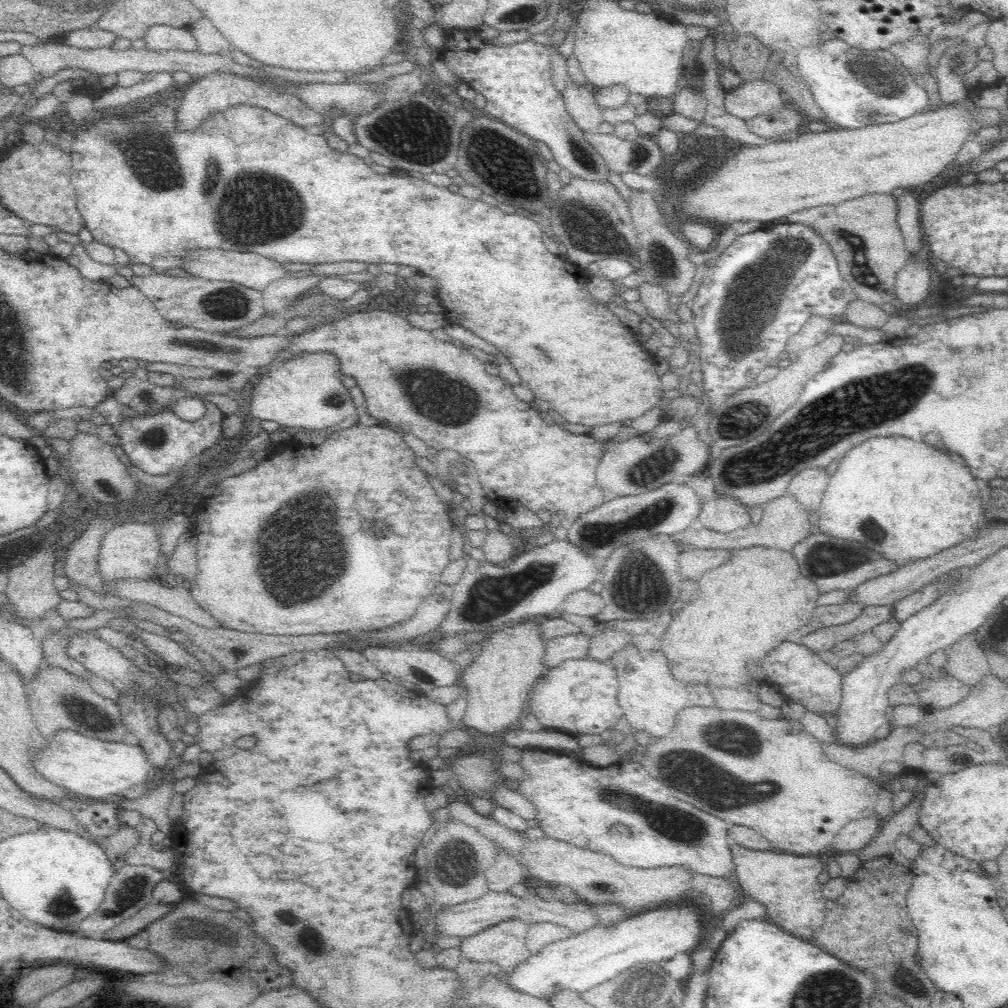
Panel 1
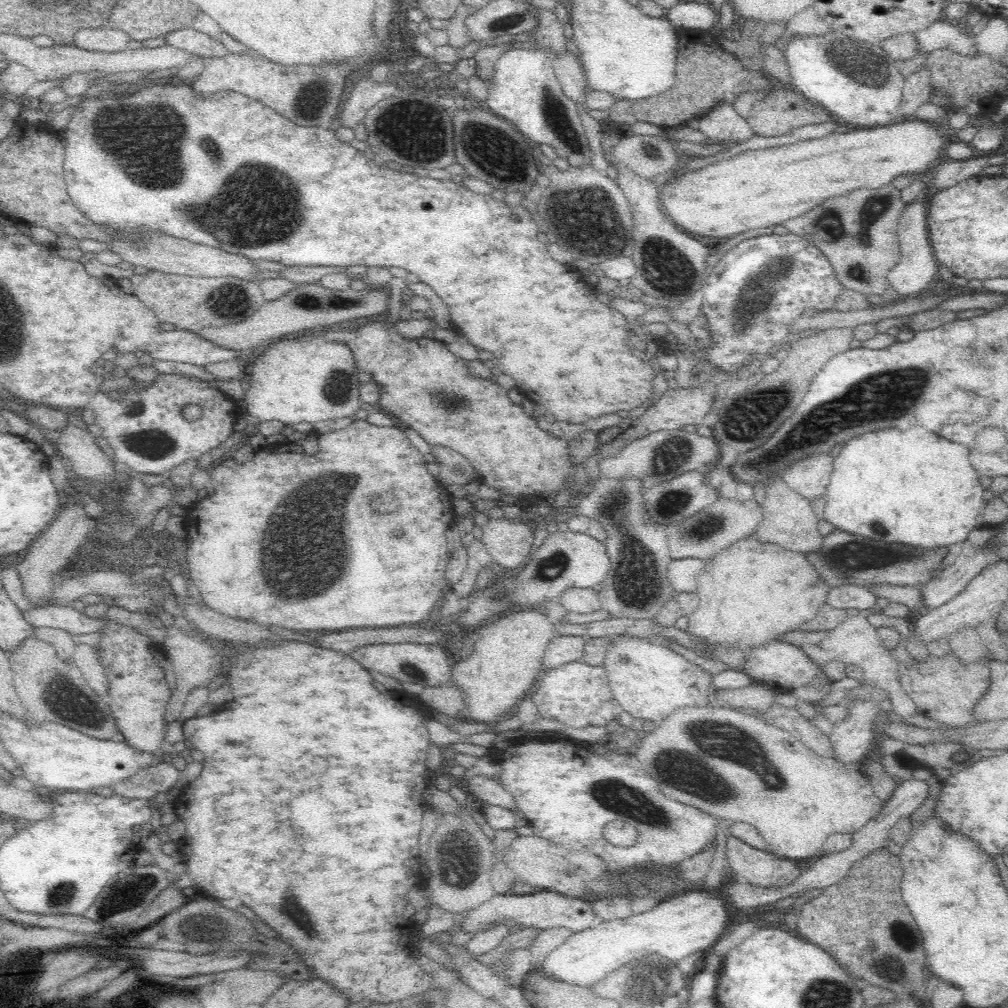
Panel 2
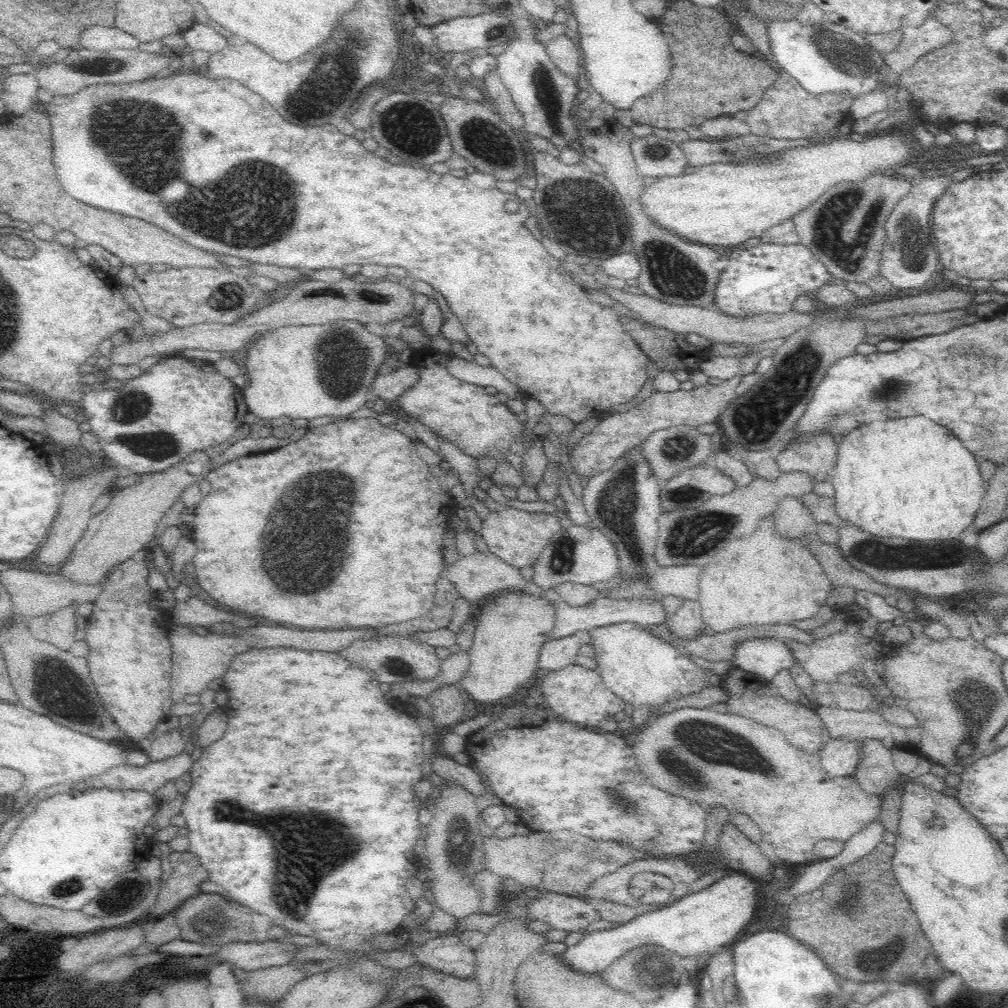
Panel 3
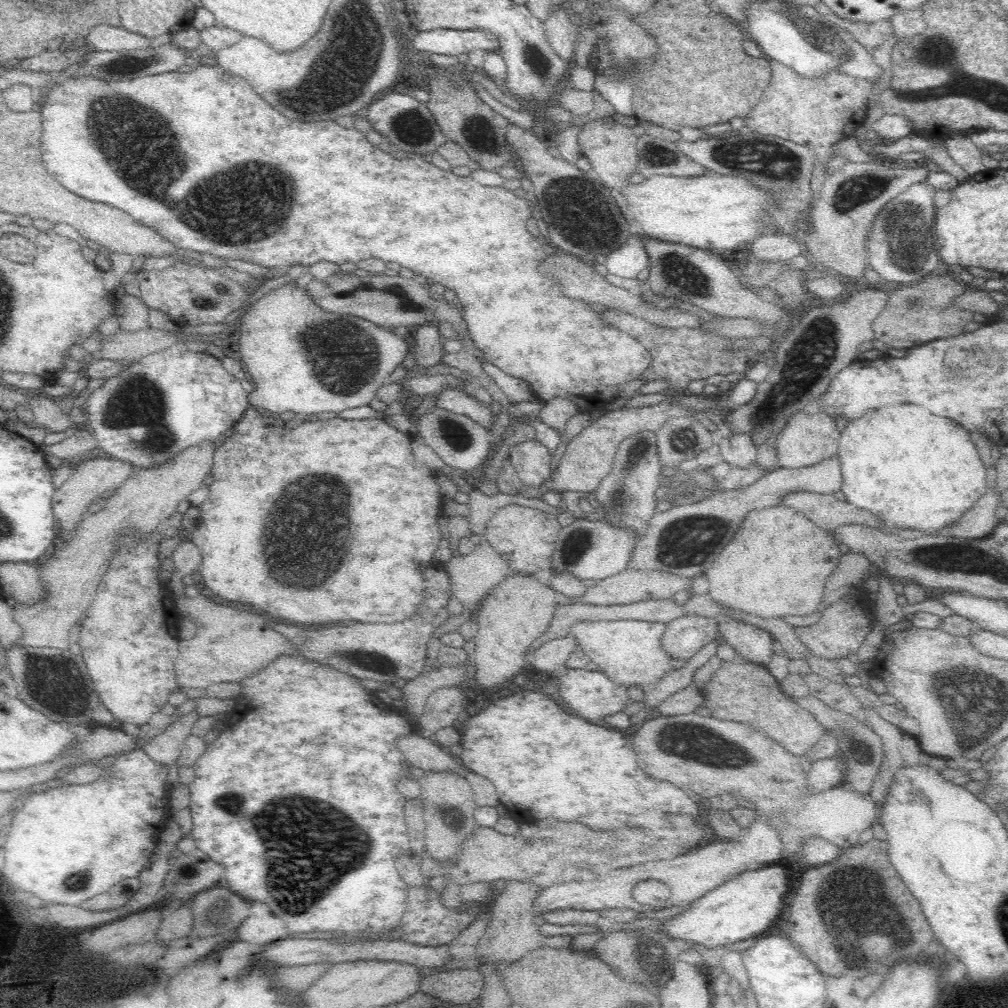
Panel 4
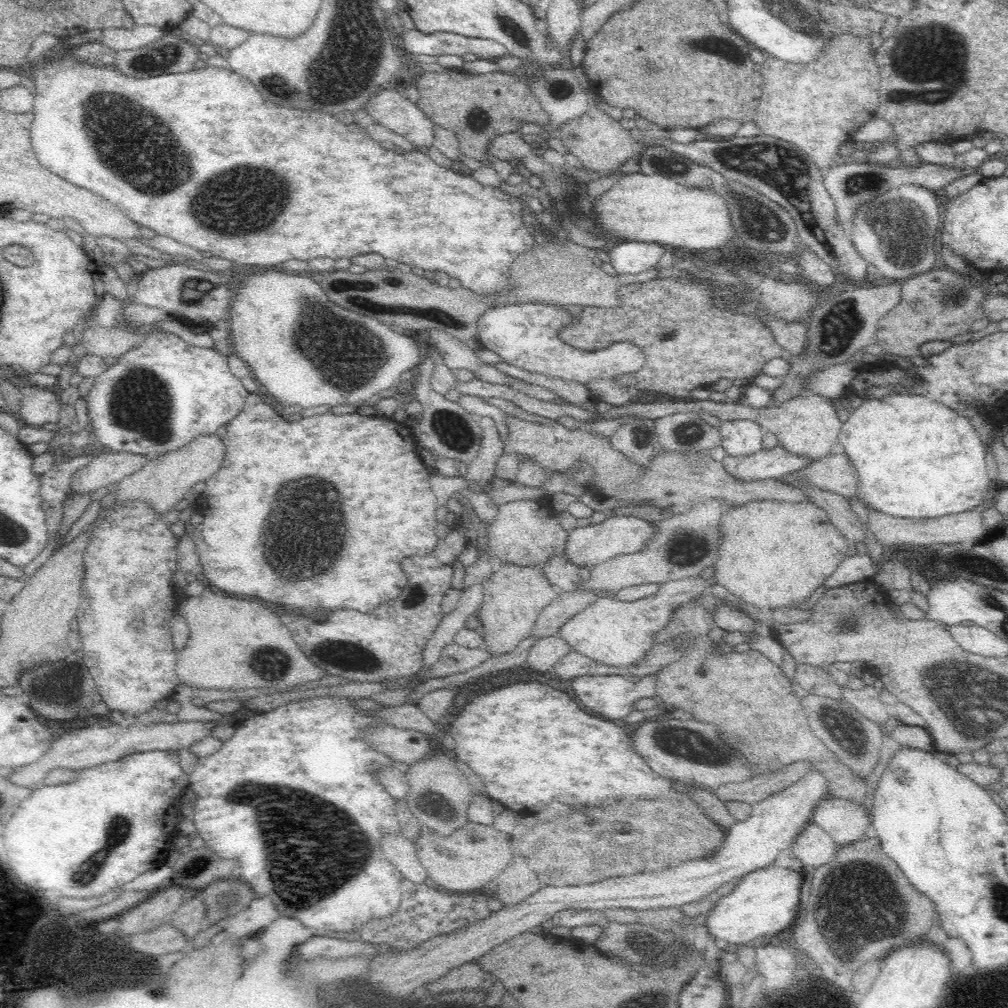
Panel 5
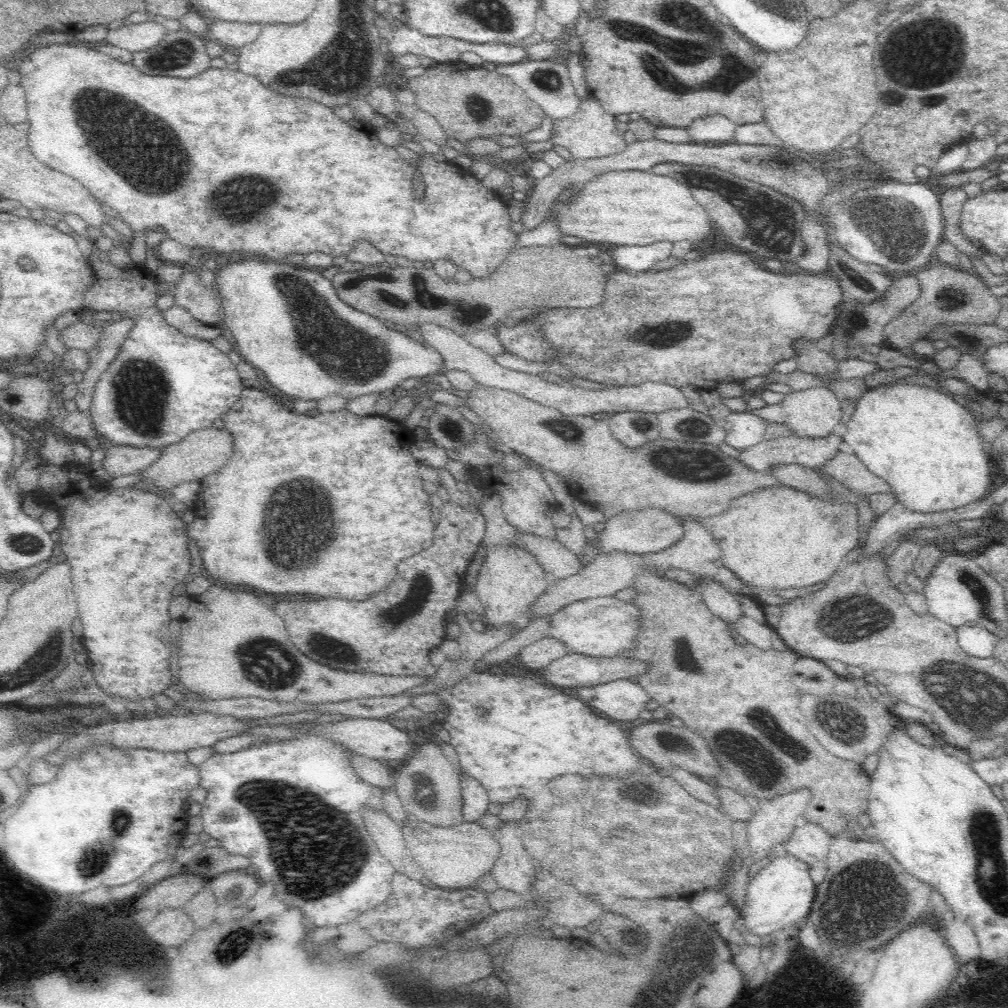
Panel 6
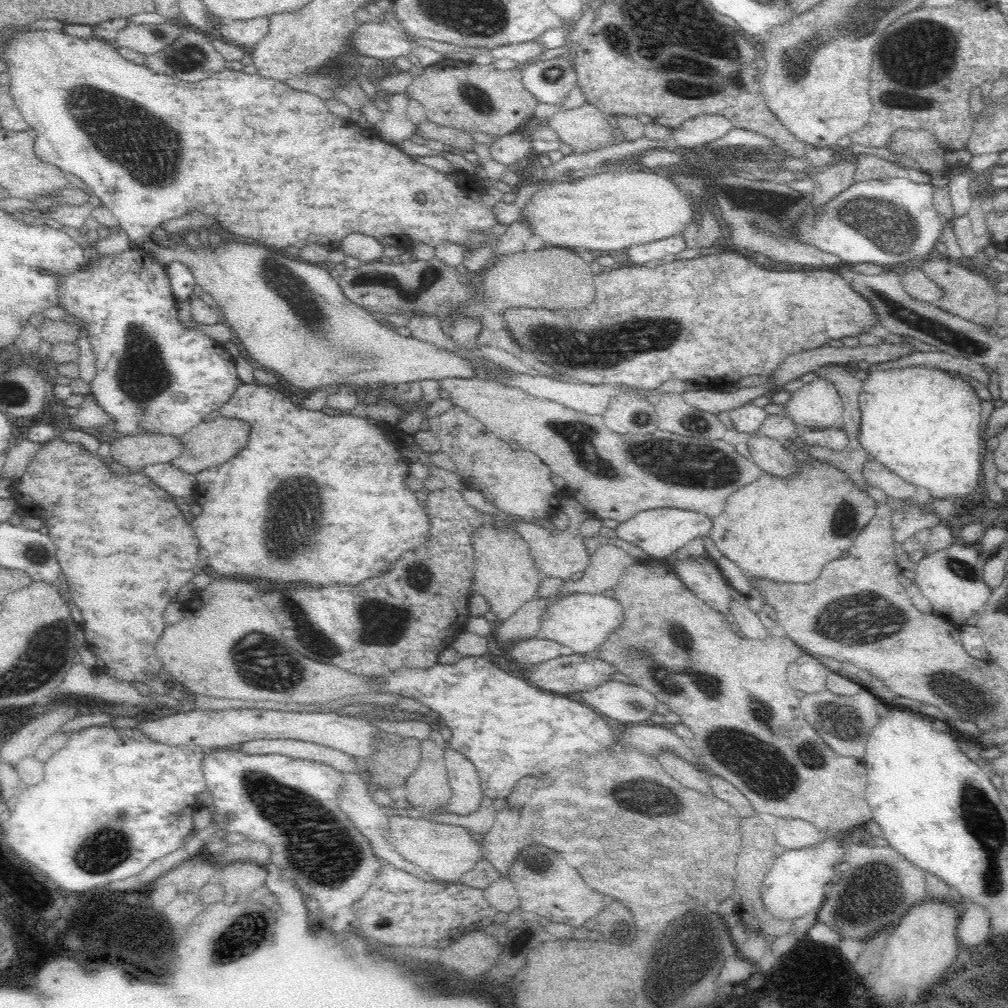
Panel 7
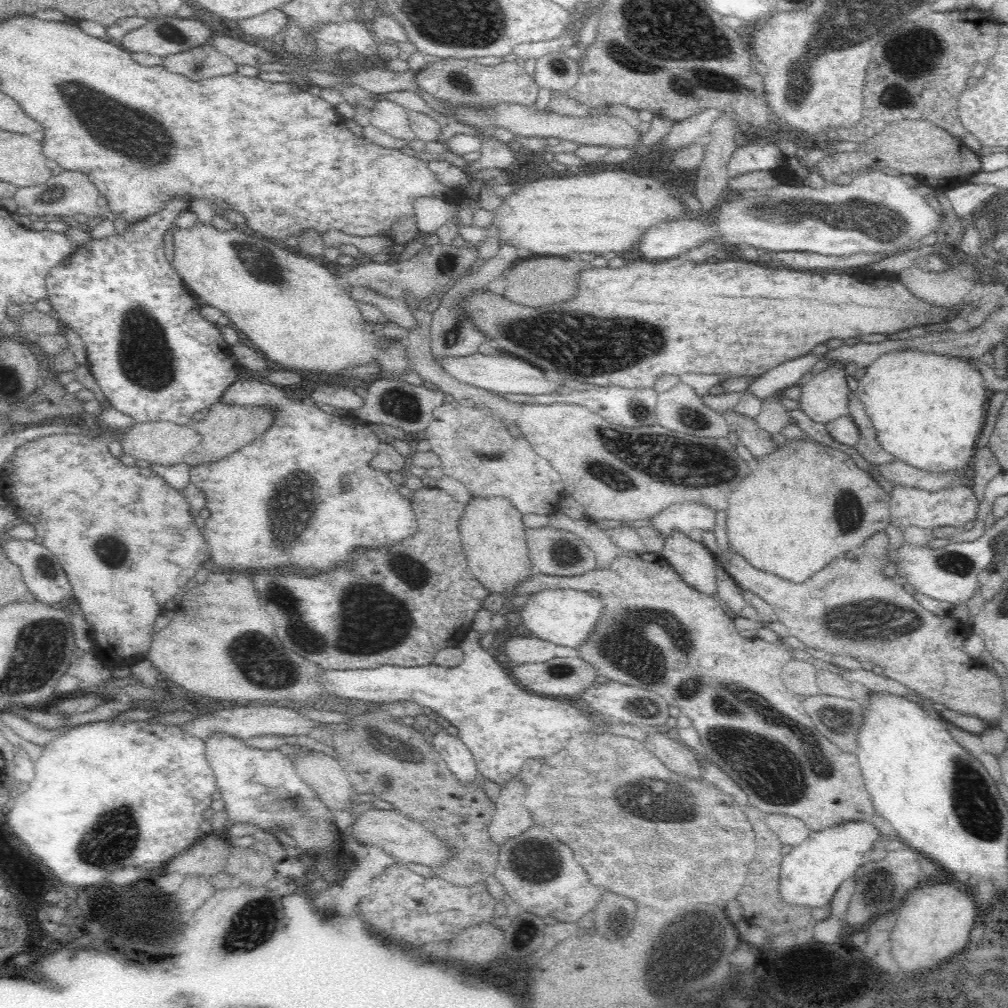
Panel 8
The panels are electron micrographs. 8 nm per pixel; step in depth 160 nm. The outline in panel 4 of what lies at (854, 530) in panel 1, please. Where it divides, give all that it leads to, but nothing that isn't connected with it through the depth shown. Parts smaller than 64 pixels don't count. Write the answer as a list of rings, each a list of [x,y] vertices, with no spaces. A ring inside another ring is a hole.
[[[904,404],[904,406],[888,406],[888,408],[880,408],[876,412],[869,412],[862,418],[852,420],[848,423],[846,429],[840,433],[839,446],[837,452],[838,463],[840,463],[840,474],[842,475],[842,484],[840,484],[840,490],[844,495],[844,500],[848,503],[860,508],[870,511],[870,513],[878,517],[878,521],[884,523],[885,528],[890,529],[904,529],[904,530],[919,530],[926,535],[939,534],[939,530],[949,527],[957,520],[960,520],[964,516],[965,512],[968,512],[969,508],[972,508],[978,501],[980,496],[984,496],[986,492],[986,467],[982,465],[980,456],[976,452],[976,446],[972,444],[968,432],[960,426],[960,424],[954,424],[952,420],[948,418],[938,418],[934,414],[930,414],[926,408],[922,406],[916,406],[916,404]]]

